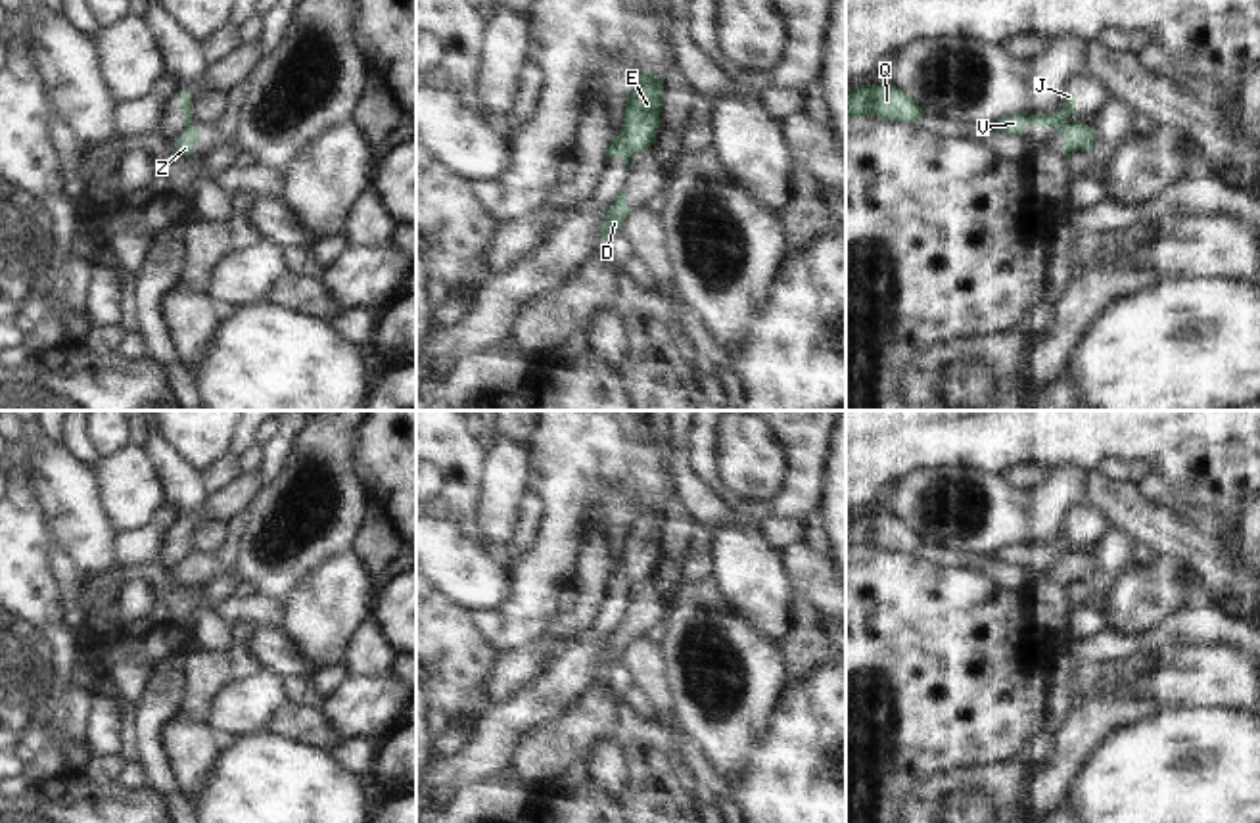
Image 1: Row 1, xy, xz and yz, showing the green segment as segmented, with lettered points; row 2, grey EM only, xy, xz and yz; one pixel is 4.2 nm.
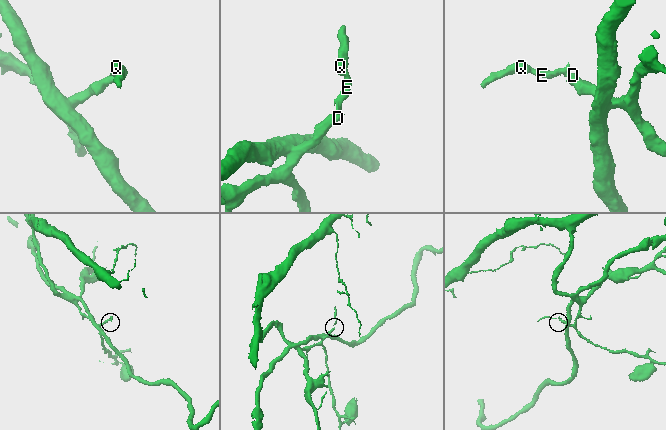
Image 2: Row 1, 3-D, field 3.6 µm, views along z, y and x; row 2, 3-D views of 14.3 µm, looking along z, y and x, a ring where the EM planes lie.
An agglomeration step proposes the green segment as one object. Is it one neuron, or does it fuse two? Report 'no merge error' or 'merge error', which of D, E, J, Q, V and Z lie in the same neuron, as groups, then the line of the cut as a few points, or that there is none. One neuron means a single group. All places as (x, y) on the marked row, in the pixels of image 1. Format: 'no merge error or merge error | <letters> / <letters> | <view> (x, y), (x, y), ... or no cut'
merge error | D Z / E J Q V | xy (192, 125), (186, 131)

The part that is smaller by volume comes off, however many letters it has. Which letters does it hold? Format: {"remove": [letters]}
{"remove": ["E", "J", "Q", "V"]}

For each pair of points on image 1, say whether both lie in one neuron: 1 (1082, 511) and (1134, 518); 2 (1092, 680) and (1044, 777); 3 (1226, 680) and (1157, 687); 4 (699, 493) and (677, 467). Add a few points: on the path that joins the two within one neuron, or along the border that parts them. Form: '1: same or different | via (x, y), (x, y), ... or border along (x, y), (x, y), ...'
1: different | border along (1082, 501), (1092, 505), (1109, 526)
2: different | border along (1094, 699), (1078, 703)
3: same | via (1209, 680), (1174, 680)
4: same | via (693, 488), (679, 472)

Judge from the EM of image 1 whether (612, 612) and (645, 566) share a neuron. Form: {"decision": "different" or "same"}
{"decision": "same"}

